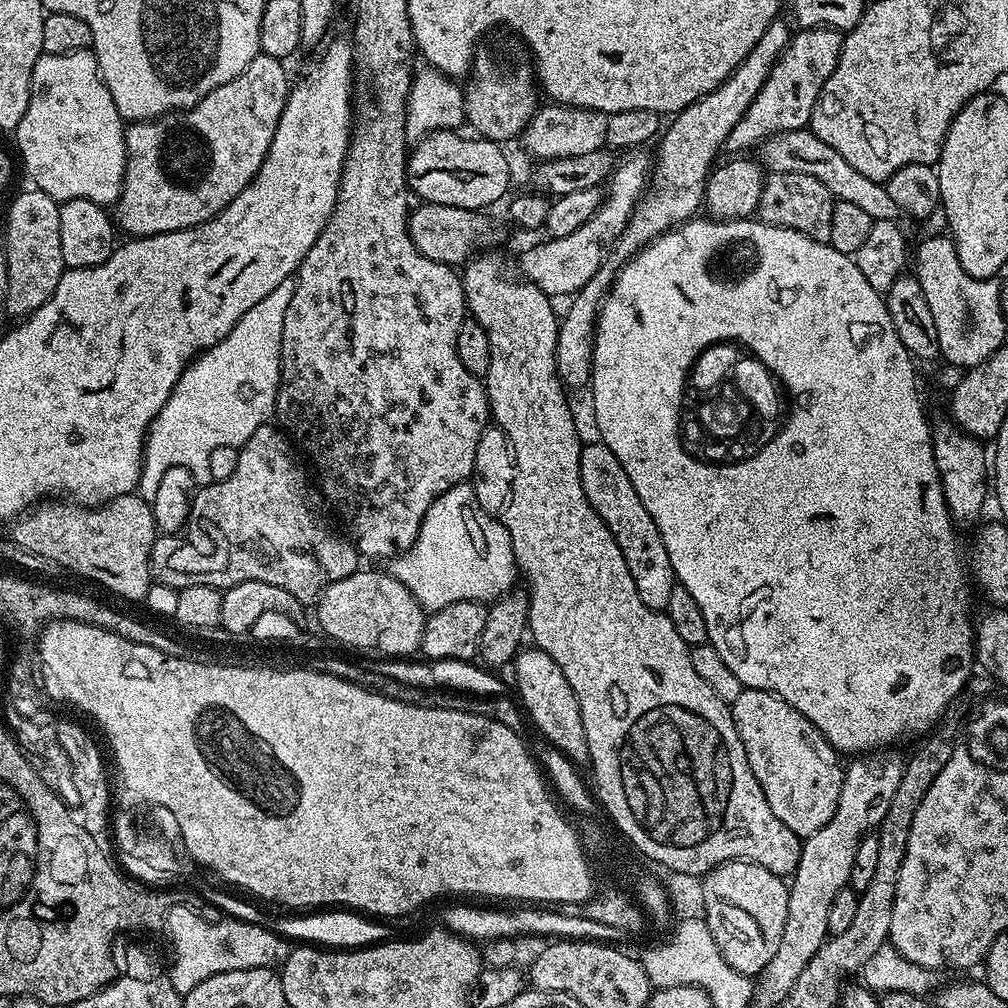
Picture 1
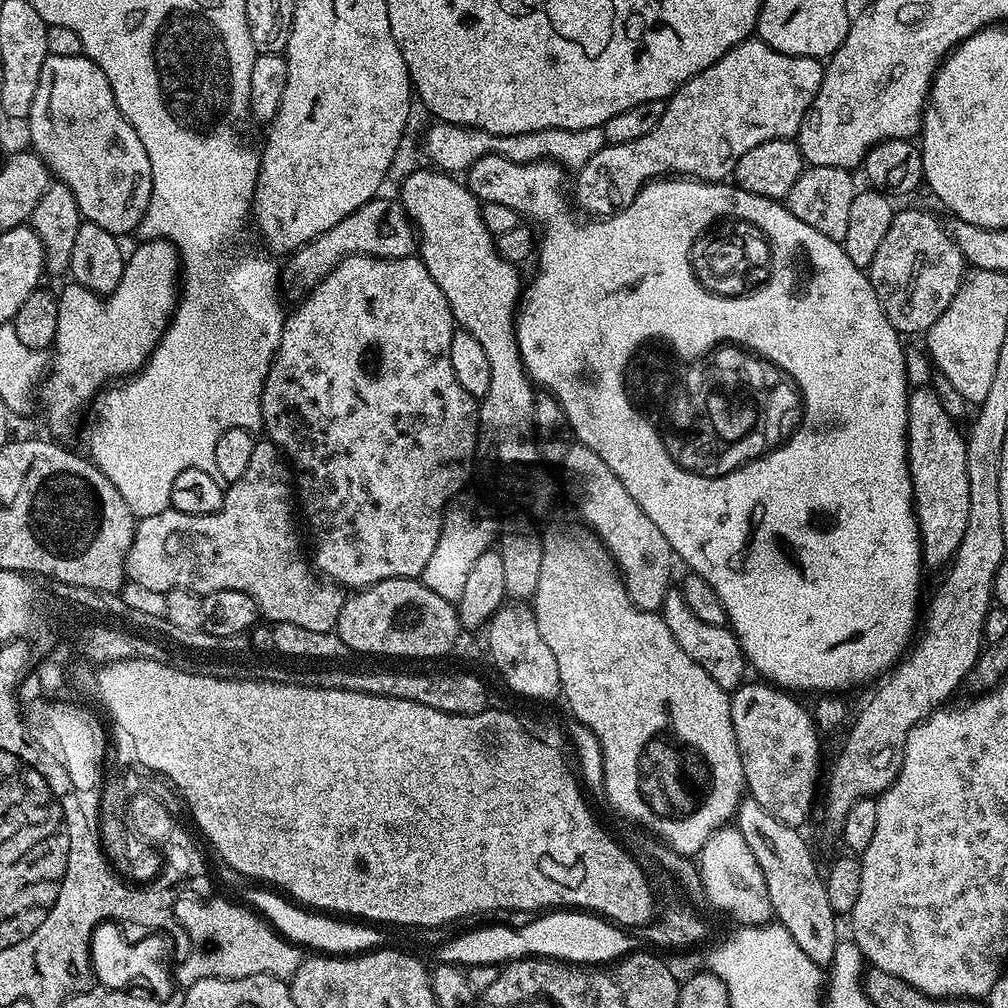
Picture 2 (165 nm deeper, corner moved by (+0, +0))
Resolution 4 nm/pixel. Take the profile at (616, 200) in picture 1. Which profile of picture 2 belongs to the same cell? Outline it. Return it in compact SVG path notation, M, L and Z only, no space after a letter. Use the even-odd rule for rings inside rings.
M758 38L744 40L722 54L722 58L714 62L714 66L699 72L669 96L664 106L662 122L658 122L658 126L654 126L654 130L650 130L646 138L607 145L598 150L598 154L594 154L594 158L590 158L586 166L578 169L575 173L575 203L580 203L588 211L589 217L603 218L615 216L617 212L627 209L650 180L672 177L727 181L735 173L738 158L742 158L746 150L754 150L754 146L762 146L762 142L795 137L802 126L806 110L810 110L822 86L823 77L824 64L821 61L809 56L782 54Z

